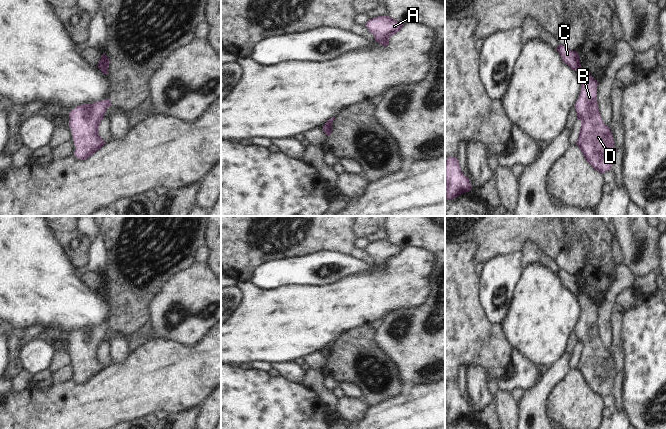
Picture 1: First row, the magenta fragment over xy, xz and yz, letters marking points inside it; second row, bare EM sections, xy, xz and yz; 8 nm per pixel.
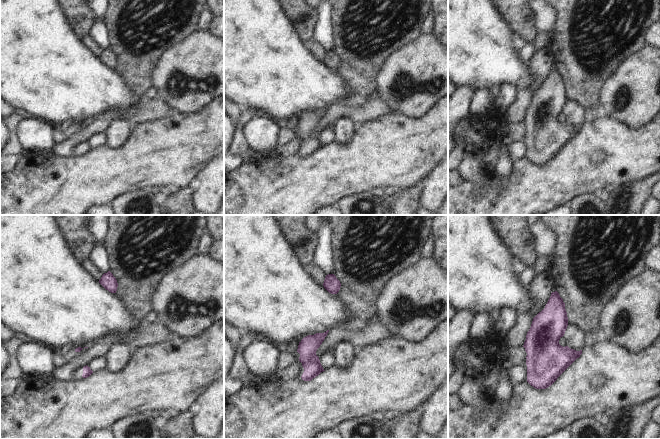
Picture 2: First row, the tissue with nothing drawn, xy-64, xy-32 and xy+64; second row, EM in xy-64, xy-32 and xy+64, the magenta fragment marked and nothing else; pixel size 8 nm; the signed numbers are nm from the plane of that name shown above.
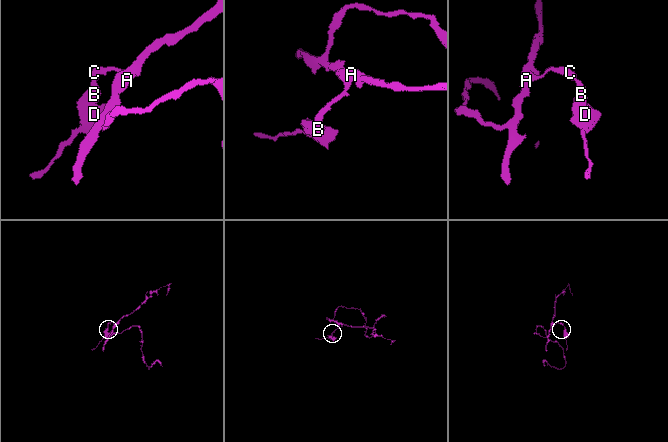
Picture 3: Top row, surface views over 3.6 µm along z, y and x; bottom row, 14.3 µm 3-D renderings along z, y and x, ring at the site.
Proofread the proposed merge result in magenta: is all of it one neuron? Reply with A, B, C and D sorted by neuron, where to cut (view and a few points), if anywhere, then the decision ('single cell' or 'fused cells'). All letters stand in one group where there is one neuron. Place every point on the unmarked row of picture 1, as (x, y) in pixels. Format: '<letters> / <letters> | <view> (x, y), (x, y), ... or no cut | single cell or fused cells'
A C / B D | yz (580, 290), (576, 294) | fused cells

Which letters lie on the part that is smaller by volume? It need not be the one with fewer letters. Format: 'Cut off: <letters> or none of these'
Cut off: B, D

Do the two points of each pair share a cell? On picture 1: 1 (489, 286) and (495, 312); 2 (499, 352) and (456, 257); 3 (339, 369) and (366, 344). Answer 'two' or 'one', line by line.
1: one
2: one
3: one

